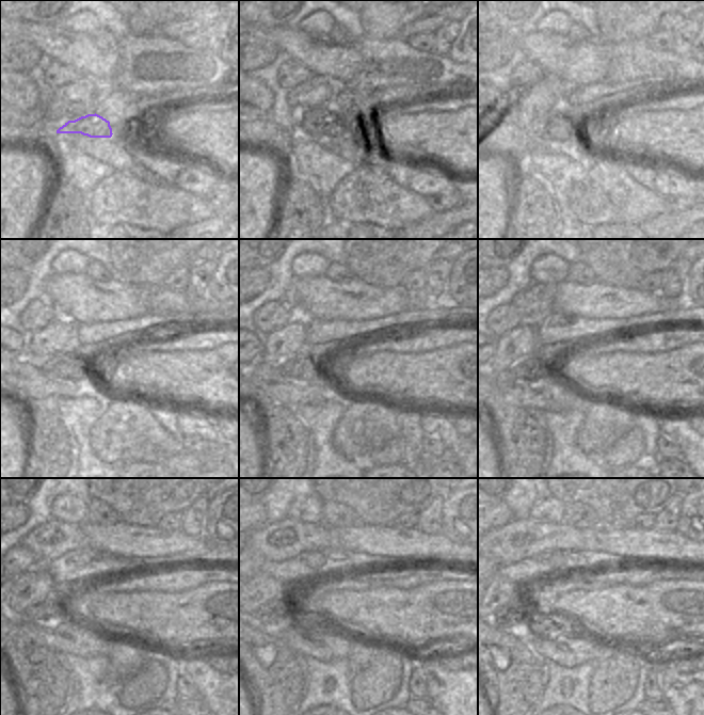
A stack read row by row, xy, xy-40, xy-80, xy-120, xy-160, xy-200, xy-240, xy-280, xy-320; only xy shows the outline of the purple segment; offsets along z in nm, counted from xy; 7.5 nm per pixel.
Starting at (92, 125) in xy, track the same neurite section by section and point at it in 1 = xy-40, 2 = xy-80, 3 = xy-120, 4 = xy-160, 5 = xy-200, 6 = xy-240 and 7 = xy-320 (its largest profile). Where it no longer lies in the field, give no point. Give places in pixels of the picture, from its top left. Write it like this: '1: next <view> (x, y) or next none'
1: next xy-40 (312, 125)
2: next xy-80 (553, 126)
3: next xy-120 (68, 366)
4: next xy-160 (301, 366)
5: next xy-200 (532, 367)
6: next xy-240 (54, 607)
7: next xy-320 (512, 618)

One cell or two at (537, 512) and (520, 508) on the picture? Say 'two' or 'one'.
two

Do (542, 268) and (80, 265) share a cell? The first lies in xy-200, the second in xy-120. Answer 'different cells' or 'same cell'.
same cell

